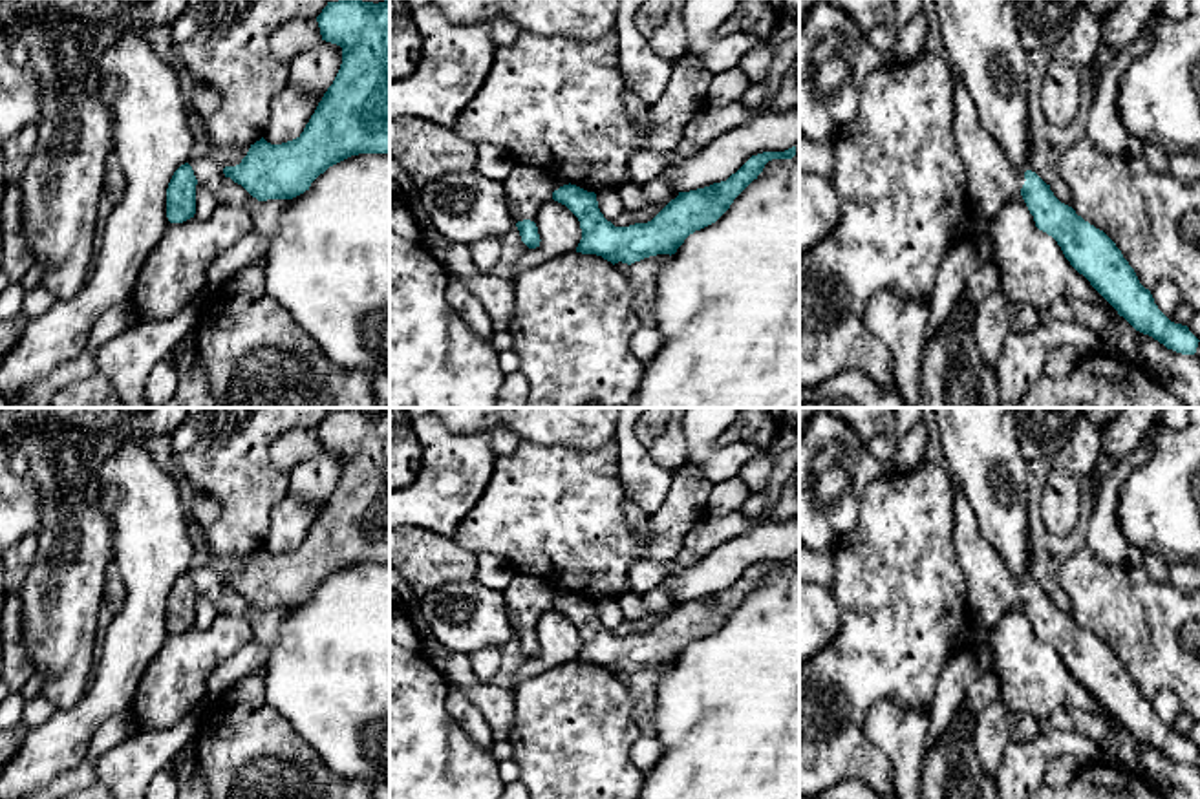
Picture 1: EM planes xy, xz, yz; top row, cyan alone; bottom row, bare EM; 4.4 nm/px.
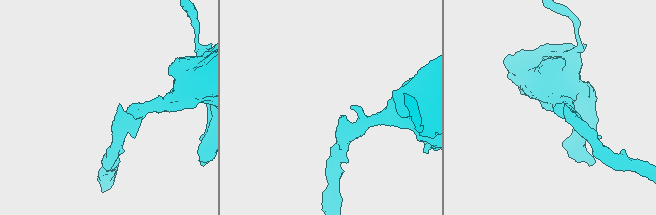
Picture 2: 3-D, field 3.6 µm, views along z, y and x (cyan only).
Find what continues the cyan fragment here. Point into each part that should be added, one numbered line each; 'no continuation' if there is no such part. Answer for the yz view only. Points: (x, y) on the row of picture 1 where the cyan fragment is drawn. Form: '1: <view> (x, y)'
1: yz (992, 180)

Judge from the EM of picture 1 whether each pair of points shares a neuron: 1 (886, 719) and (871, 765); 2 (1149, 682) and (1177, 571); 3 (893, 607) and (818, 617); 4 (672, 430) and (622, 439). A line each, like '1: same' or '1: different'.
1: different
2: different
3: different
4: different

